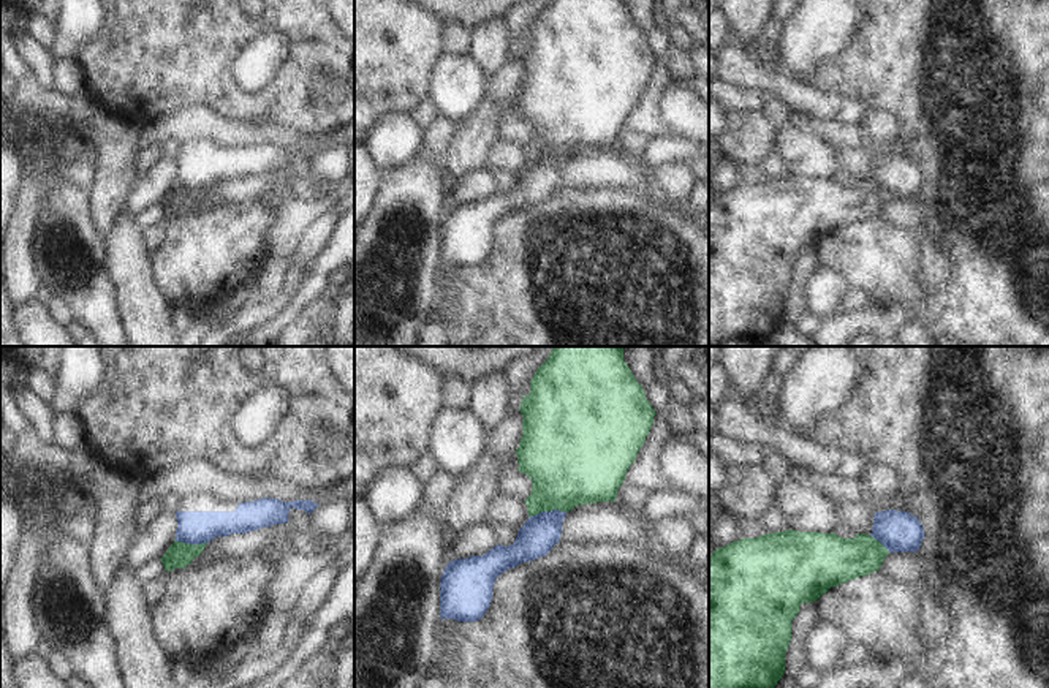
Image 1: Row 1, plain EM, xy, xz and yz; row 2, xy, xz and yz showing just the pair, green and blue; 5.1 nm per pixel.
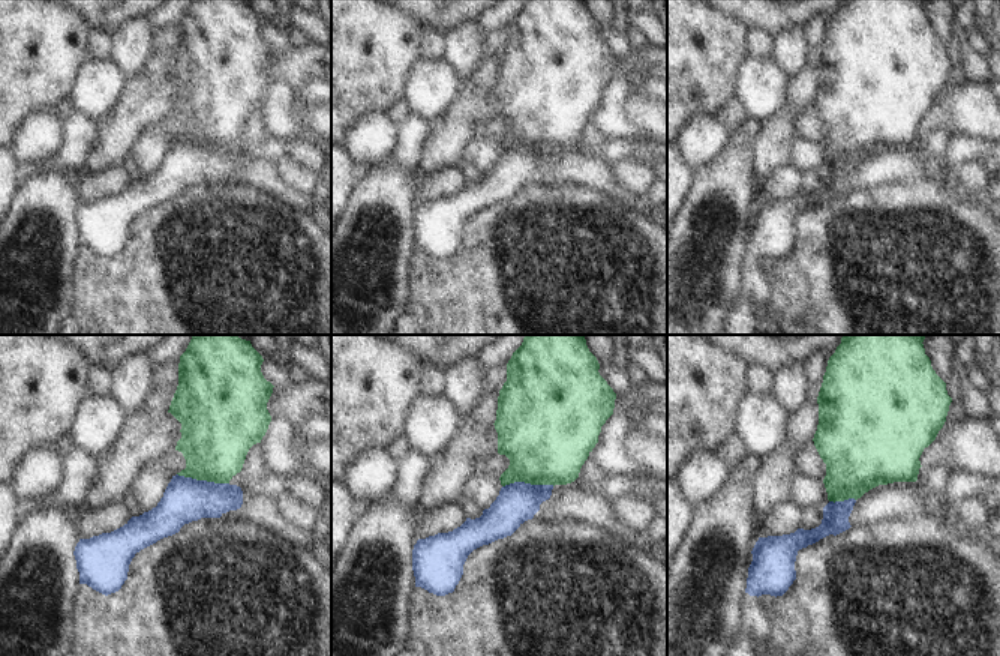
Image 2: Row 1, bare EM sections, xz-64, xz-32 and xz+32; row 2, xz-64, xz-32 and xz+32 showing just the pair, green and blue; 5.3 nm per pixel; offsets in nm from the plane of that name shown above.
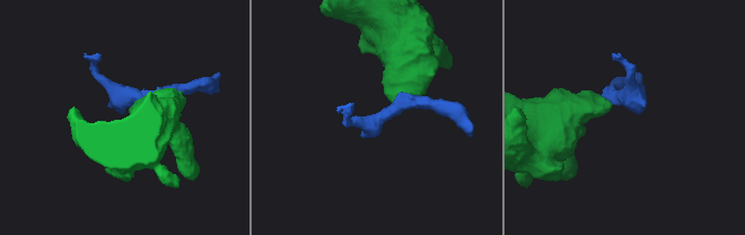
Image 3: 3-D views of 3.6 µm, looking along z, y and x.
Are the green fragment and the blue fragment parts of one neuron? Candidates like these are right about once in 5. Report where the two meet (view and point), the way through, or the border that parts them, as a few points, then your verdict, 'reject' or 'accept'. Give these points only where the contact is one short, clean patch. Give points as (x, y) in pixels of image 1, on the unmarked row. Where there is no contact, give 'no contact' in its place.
xz (548, 155) | along xz (567, 155), (543, 155), (529, 163) | reject

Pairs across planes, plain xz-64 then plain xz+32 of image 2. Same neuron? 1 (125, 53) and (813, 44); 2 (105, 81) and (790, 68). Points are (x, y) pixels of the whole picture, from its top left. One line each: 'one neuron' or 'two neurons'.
1: two neurons
2: two neurons

